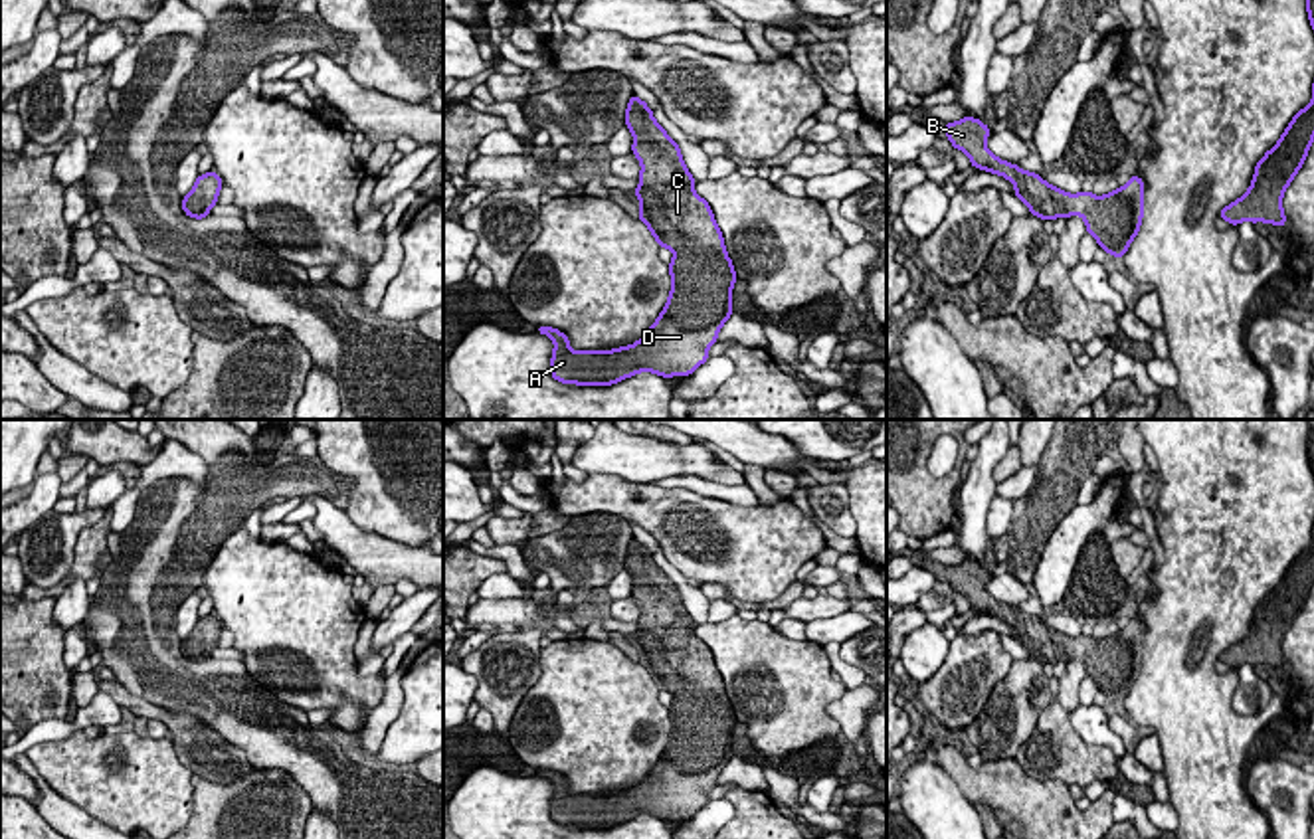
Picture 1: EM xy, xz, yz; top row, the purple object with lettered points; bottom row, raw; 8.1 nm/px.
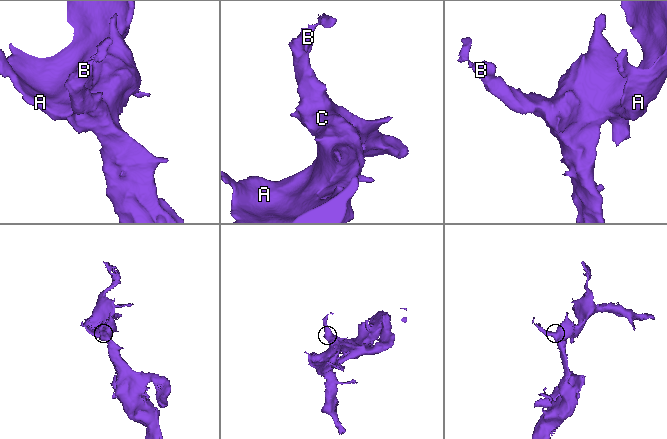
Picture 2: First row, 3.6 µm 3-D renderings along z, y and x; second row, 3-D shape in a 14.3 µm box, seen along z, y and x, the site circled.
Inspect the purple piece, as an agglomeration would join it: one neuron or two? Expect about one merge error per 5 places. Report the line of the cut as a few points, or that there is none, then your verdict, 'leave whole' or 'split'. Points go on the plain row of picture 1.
no cut; leave whole

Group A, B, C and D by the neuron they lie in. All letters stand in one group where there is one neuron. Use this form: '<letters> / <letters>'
A B C D

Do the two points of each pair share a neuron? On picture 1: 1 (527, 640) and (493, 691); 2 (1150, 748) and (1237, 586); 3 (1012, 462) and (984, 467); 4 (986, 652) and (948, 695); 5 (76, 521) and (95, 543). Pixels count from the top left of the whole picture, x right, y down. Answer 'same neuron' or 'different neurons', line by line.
1: same neuron
2: different neurons
3: different neurons
4: same neuron
5: different neurons

